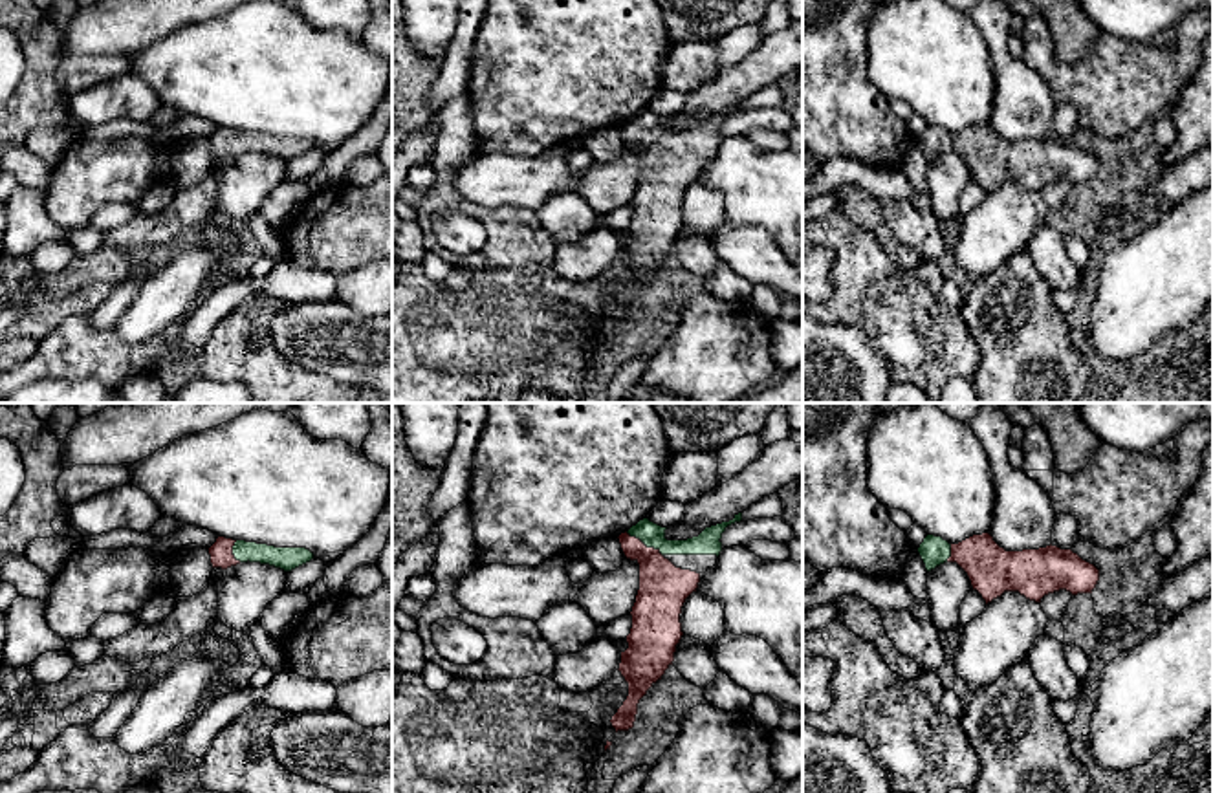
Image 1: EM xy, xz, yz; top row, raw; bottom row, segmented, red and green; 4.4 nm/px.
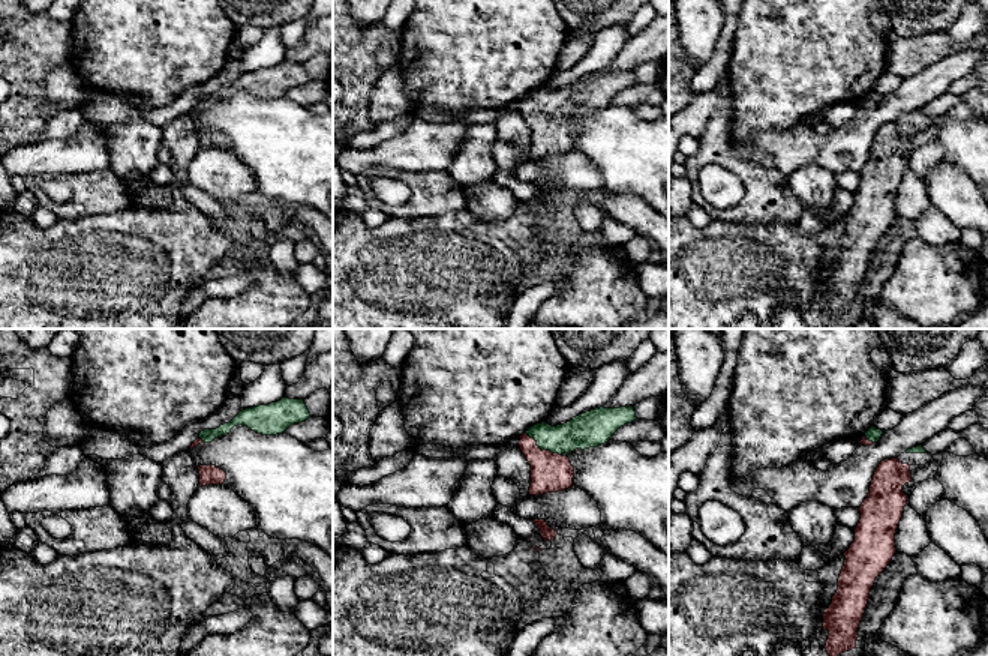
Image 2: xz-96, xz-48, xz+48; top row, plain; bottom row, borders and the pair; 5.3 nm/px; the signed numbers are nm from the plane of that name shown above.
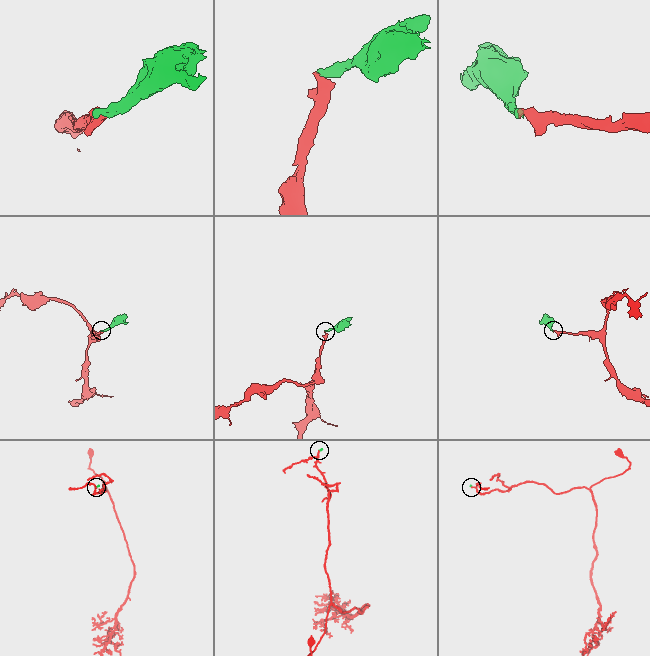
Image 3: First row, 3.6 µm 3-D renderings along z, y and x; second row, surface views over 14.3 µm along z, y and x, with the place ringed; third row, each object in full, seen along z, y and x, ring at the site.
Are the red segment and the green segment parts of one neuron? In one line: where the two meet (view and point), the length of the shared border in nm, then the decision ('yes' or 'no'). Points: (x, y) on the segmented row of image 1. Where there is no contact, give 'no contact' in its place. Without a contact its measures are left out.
xz (642, 543) | 200 nm | yes

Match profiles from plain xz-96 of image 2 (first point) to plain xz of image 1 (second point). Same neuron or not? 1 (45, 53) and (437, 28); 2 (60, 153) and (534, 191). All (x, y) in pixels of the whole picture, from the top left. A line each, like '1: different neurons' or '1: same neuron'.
1: different neurons
2: same neuron

